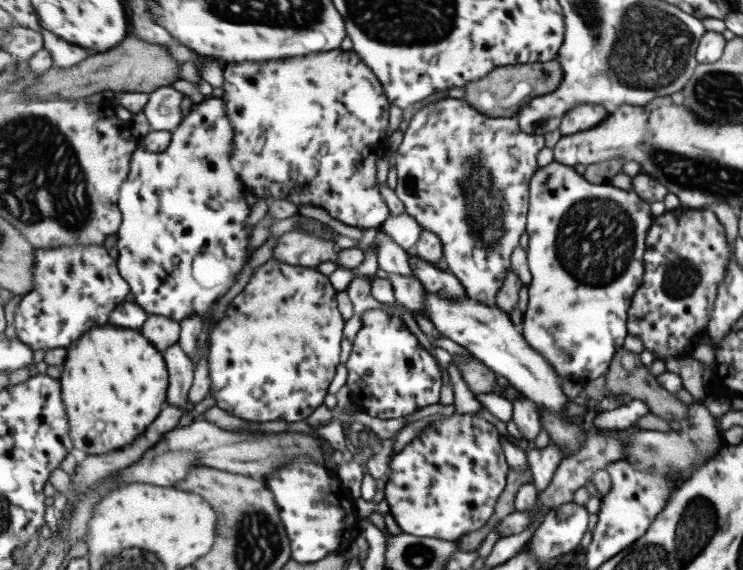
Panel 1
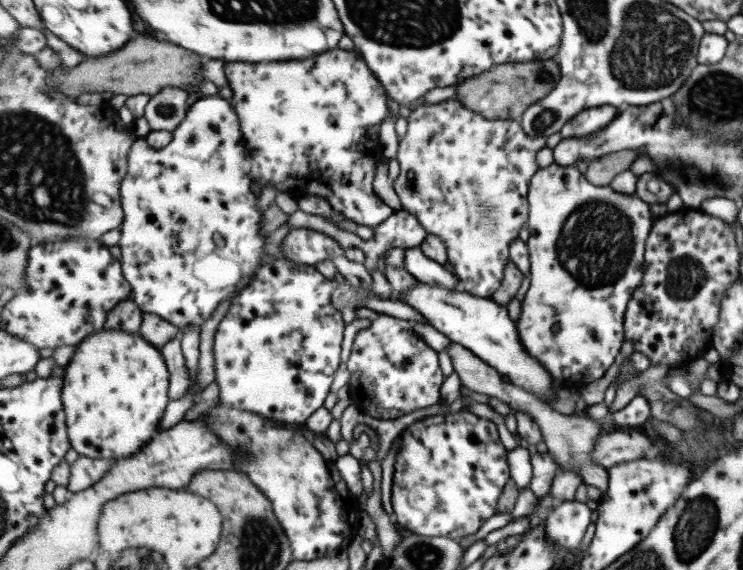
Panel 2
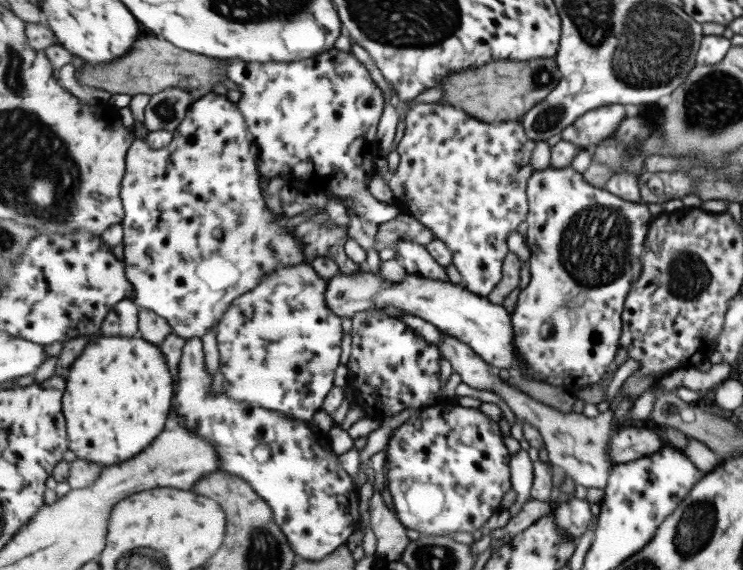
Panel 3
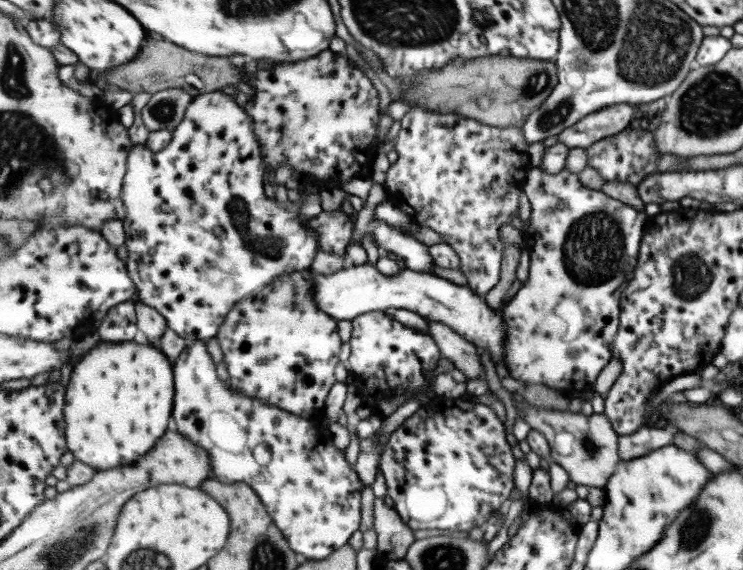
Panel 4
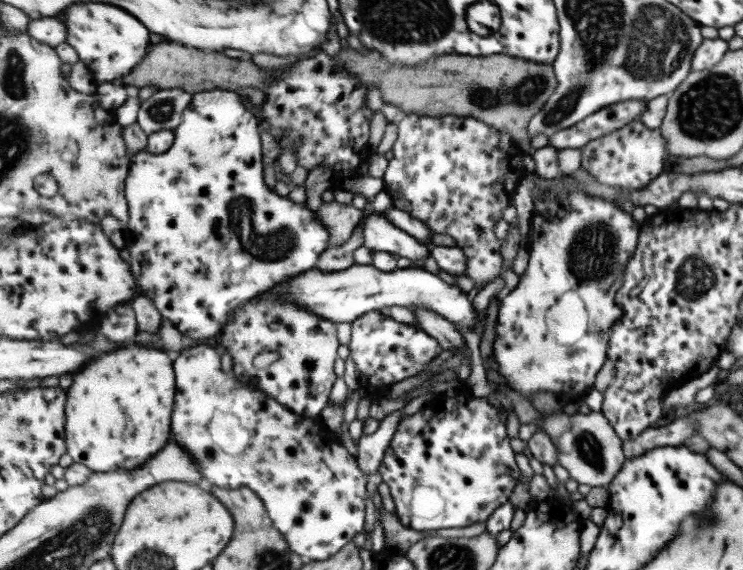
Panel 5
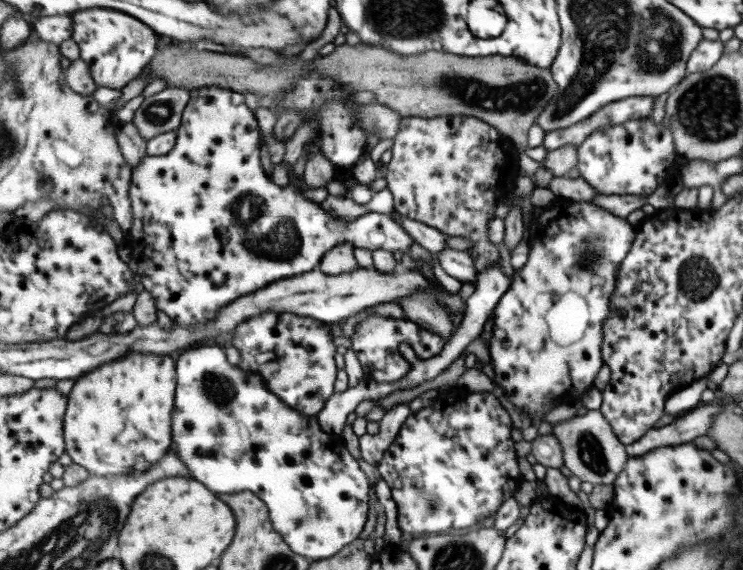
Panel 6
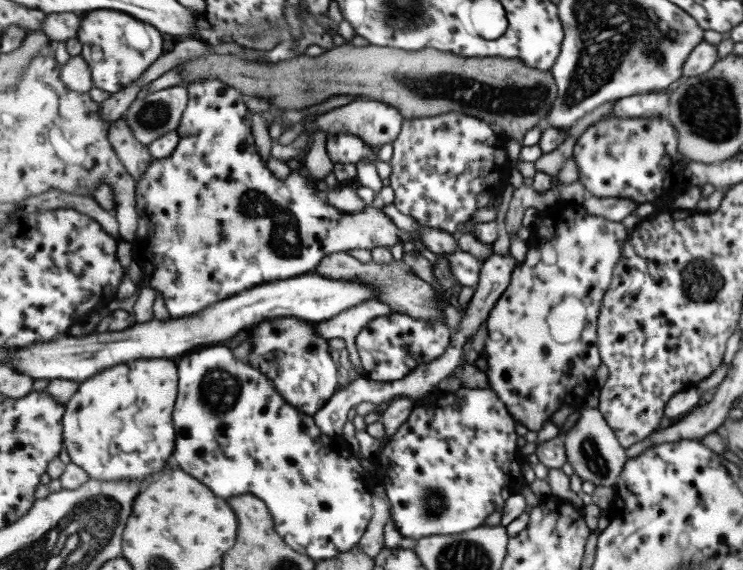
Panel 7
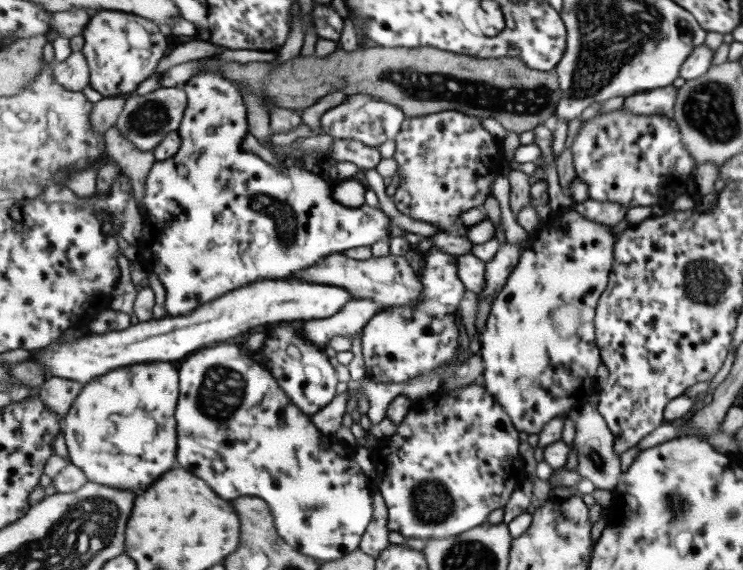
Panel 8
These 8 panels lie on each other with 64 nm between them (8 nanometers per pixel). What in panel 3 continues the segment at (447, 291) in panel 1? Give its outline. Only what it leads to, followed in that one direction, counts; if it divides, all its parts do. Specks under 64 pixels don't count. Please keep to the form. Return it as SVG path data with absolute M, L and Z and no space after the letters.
M402 240L396 244L395 252L400 254L400 261L410 274L419 274L443 282L449 280L445 267L433 258L425 245Z

